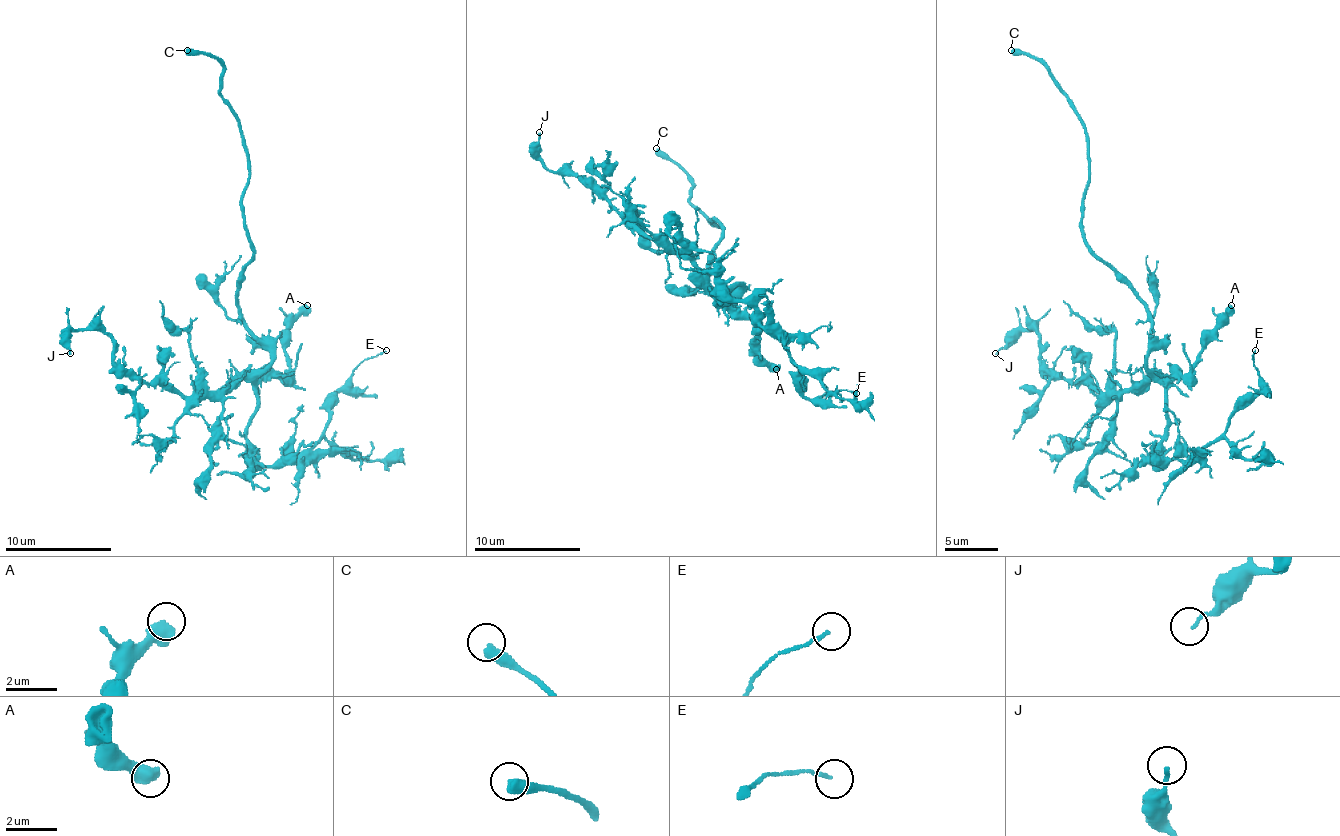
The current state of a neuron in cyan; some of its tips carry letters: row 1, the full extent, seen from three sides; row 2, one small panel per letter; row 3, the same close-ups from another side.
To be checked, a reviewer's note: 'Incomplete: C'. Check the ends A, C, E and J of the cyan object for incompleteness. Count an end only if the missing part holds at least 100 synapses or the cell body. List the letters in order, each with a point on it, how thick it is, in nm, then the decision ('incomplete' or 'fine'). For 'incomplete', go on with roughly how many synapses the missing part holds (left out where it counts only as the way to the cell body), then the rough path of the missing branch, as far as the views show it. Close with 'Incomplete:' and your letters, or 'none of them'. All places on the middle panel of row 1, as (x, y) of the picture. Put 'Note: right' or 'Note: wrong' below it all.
A: at (776, 369); 650 nm thick; fine
C: at (656, 148); 480 nm thick; incomplete
E: at (856, 393); 110 nm thick; fine
J: at (539, 132); 120 nm thick; fine
Incomplete: C
Note: right

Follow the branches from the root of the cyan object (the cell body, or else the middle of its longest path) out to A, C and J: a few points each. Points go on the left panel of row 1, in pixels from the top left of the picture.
A: (253, 337), (269, 353), (269, 366), (259, 374), (283, 377), (288, 372), (285, 337), (291, 321), (307, 305)
C: (253, 337), (237, 302), (237, 278), (253, 255), (243, 223), (248, 148), (221, 95), (221, 66), (187, 50)
J: (253, 337), (269, 353), (267, 366), (192, 396), (136, 380), (96, 329), (72, 329), (70, 353)

